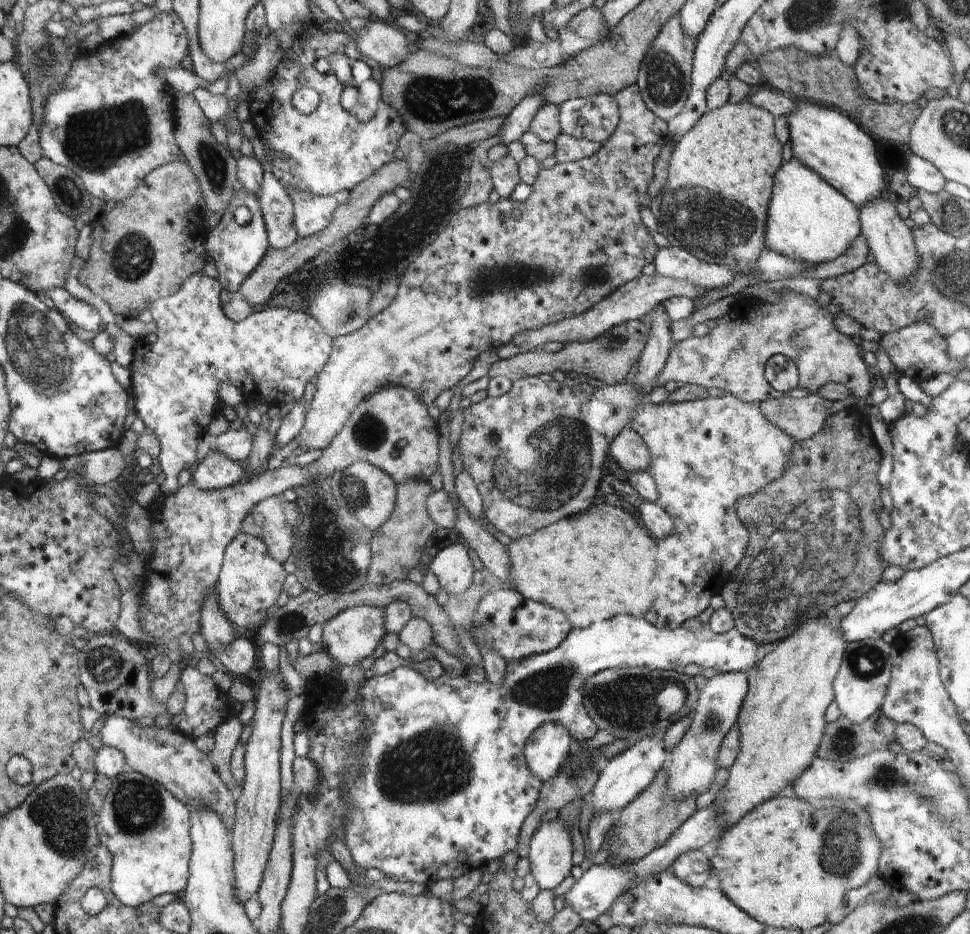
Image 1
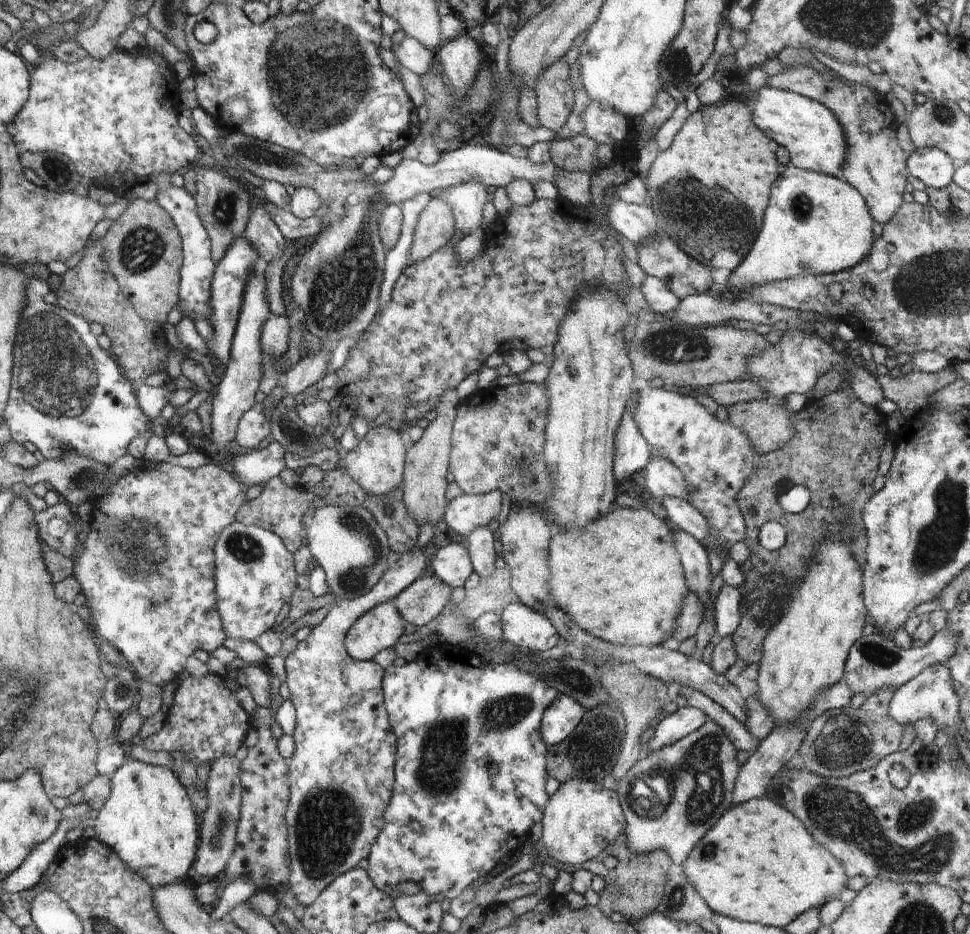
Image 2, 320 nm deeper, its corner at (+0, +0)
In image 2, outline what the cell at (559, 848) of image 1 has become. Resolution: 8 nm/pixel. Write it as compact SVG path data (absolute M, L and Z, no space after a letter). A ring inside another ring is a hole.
M588 779L565 780L547 800L541 823L542 842L550 857L576 868L597 857L626 827L617 792Z

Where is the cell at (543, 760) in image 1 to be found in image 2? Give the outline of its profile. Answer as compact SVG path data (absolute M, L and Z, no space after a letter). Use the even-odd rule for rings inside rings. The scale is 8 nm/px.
M559 693L545 708L541 718L541 735L546 746L552 746L568 738L586 710L571 696Z

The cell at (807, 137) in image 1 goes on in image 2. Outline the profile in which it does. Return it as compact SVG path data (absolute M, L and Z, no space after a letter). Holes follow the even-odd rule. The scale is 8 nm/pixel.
M768 84L758 90L749 86L744 92L744 103L750 104L751 122L777 145L788 149L790 164L799 169L842 178L847 140L842 125L829 108L807 96Z

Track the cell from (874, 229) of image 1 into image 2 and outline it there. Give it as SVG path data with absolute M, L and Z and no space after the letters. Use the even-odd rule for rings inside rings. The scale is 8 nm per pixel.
M797 64L783 72L768 77L767 84L777 89L792 91L807 96L829 108L839 120L847 140L847 153L842 178L864 197L870 216L880 222L889 223L901 207L902 194L907 183L905 167L907 153L896 139L900 120L895 117L884 95L873 92L866 85L848 82L832 72L818 72L810 65Z

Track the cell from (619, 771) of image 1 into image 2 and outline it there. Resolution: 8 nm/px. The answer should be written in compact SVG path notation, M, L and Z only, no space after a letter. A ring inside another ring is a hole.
M679 707L673 714L668 714L664 717L647 736L644 742L644 753L652 753L655 750L661 749L663 746L669 745L674 741L680 740L688 736L691 732L698 730L709 718L701 710L694 707Z

